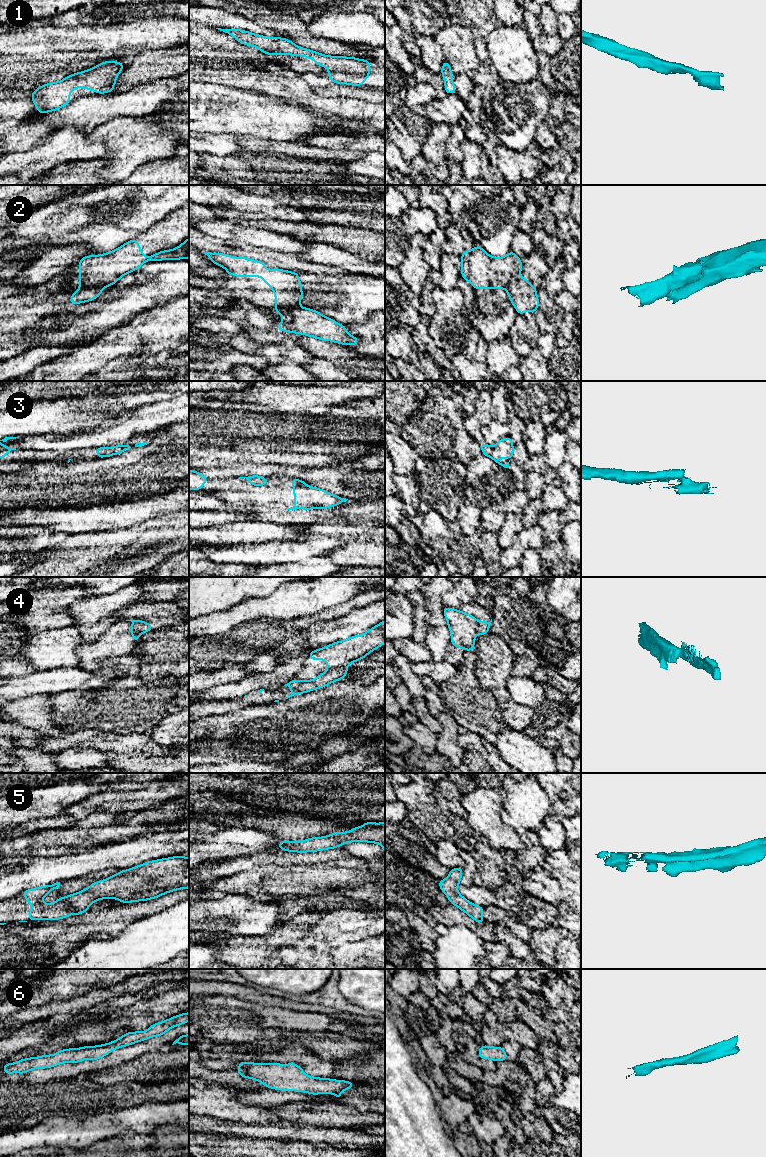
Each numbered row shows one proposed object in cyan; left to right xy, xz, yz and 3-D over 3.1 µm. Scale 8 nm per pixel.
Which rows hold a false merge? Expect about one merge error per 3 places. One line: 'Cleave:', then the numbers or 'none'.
Cleave: 2, 3, 4

